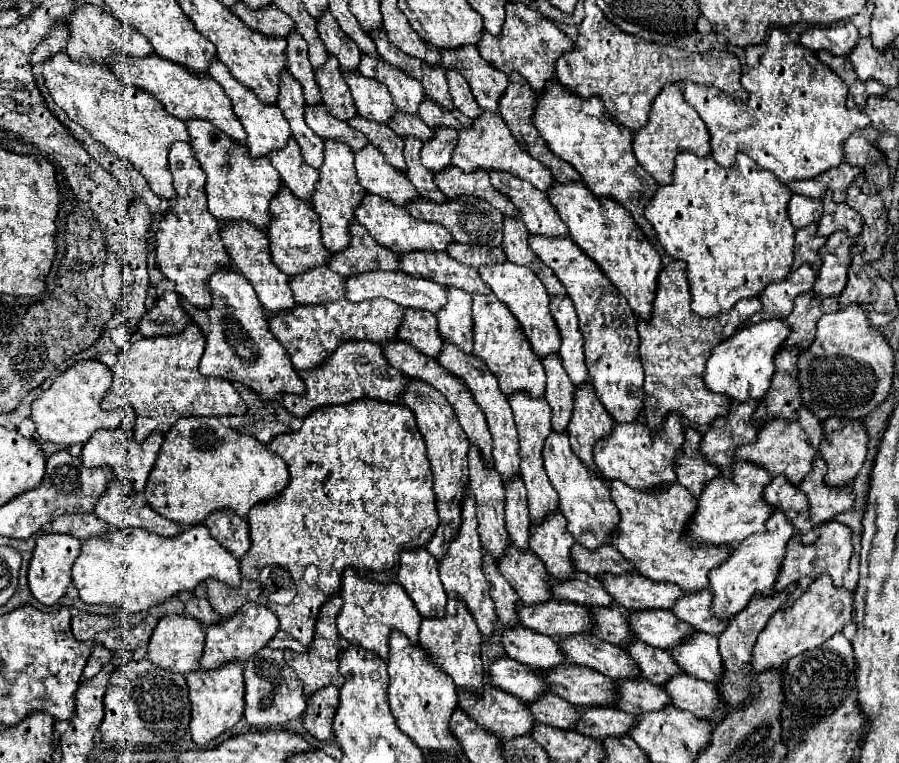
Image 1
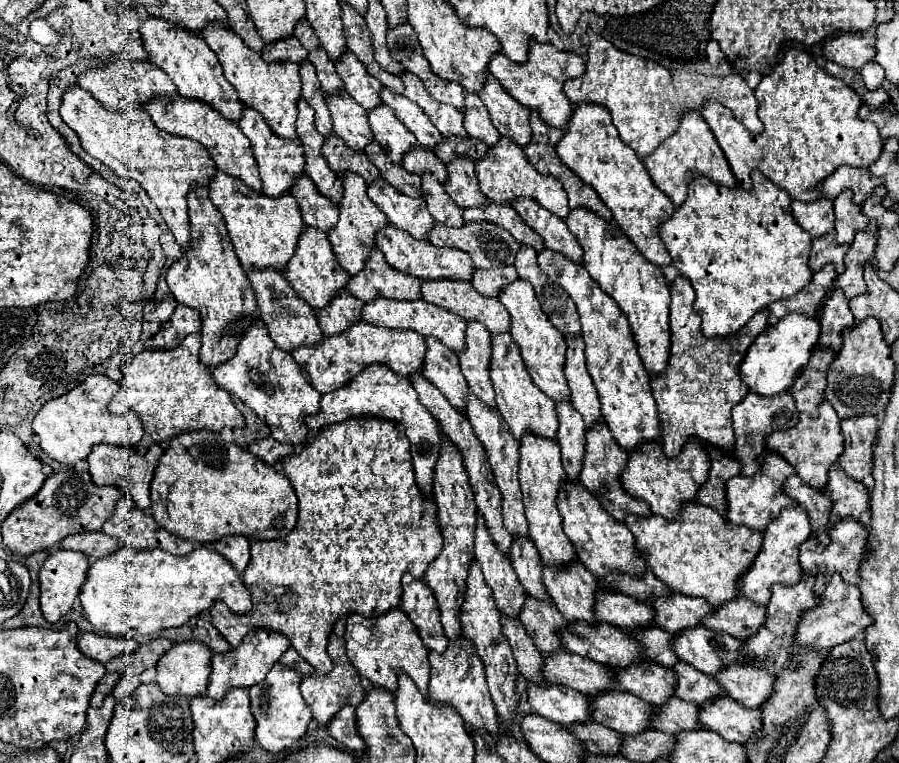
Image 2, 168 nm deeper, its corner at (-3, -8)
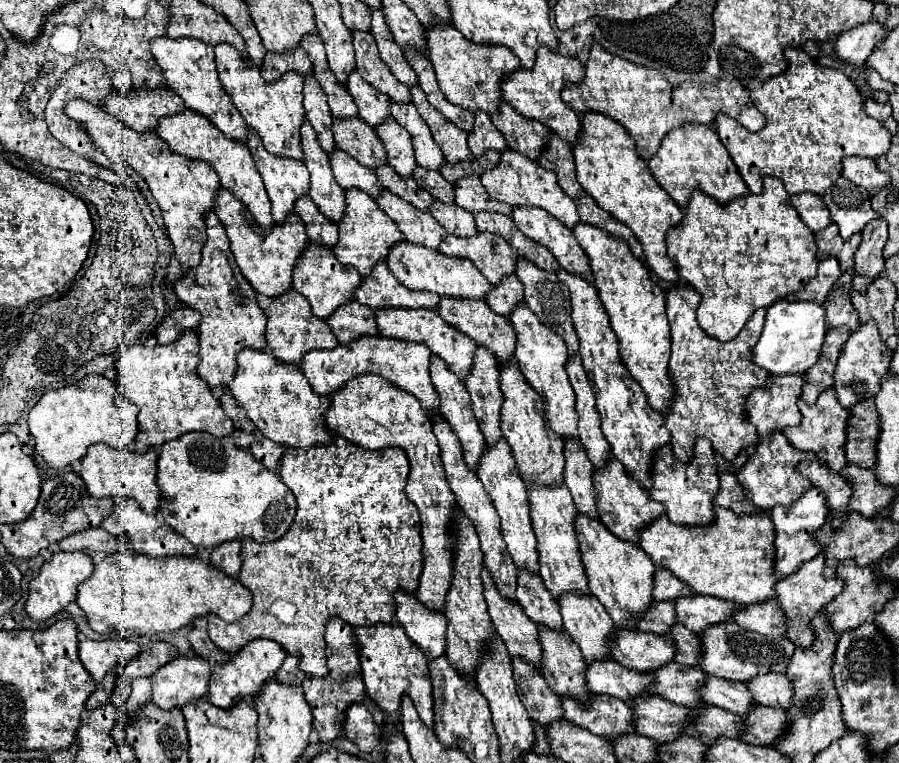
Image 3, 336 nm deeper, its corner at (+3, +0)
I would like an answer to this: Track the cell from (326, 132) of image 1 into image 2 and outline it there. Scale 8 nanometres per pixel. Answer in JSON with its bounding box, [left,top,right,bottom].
[323,133,381,185]

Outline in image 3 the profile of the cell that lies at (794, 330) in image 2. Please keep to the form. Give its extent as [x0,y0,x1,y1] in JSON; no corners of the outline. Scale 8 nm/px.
[753,299,827,375]

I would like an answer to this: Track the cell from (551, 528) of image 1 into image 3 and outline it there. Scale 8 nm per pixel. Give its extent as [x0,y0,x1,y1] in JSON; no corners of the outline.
[559,593,615,663]

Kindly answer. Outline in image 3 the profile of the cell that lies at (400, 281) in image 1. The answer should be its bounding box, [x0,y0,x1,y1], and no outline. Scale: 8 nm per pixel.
[375,307,477,379]

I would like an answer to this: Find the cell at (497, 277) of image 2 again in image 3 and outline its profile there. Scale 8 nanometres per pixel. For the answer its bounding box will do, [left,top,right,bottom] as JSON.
[487,273,523,317]

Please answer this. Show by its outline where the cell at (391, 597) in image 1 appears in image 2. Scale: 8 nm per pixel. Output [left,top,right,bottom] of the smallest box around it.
[345,607,431,699]

